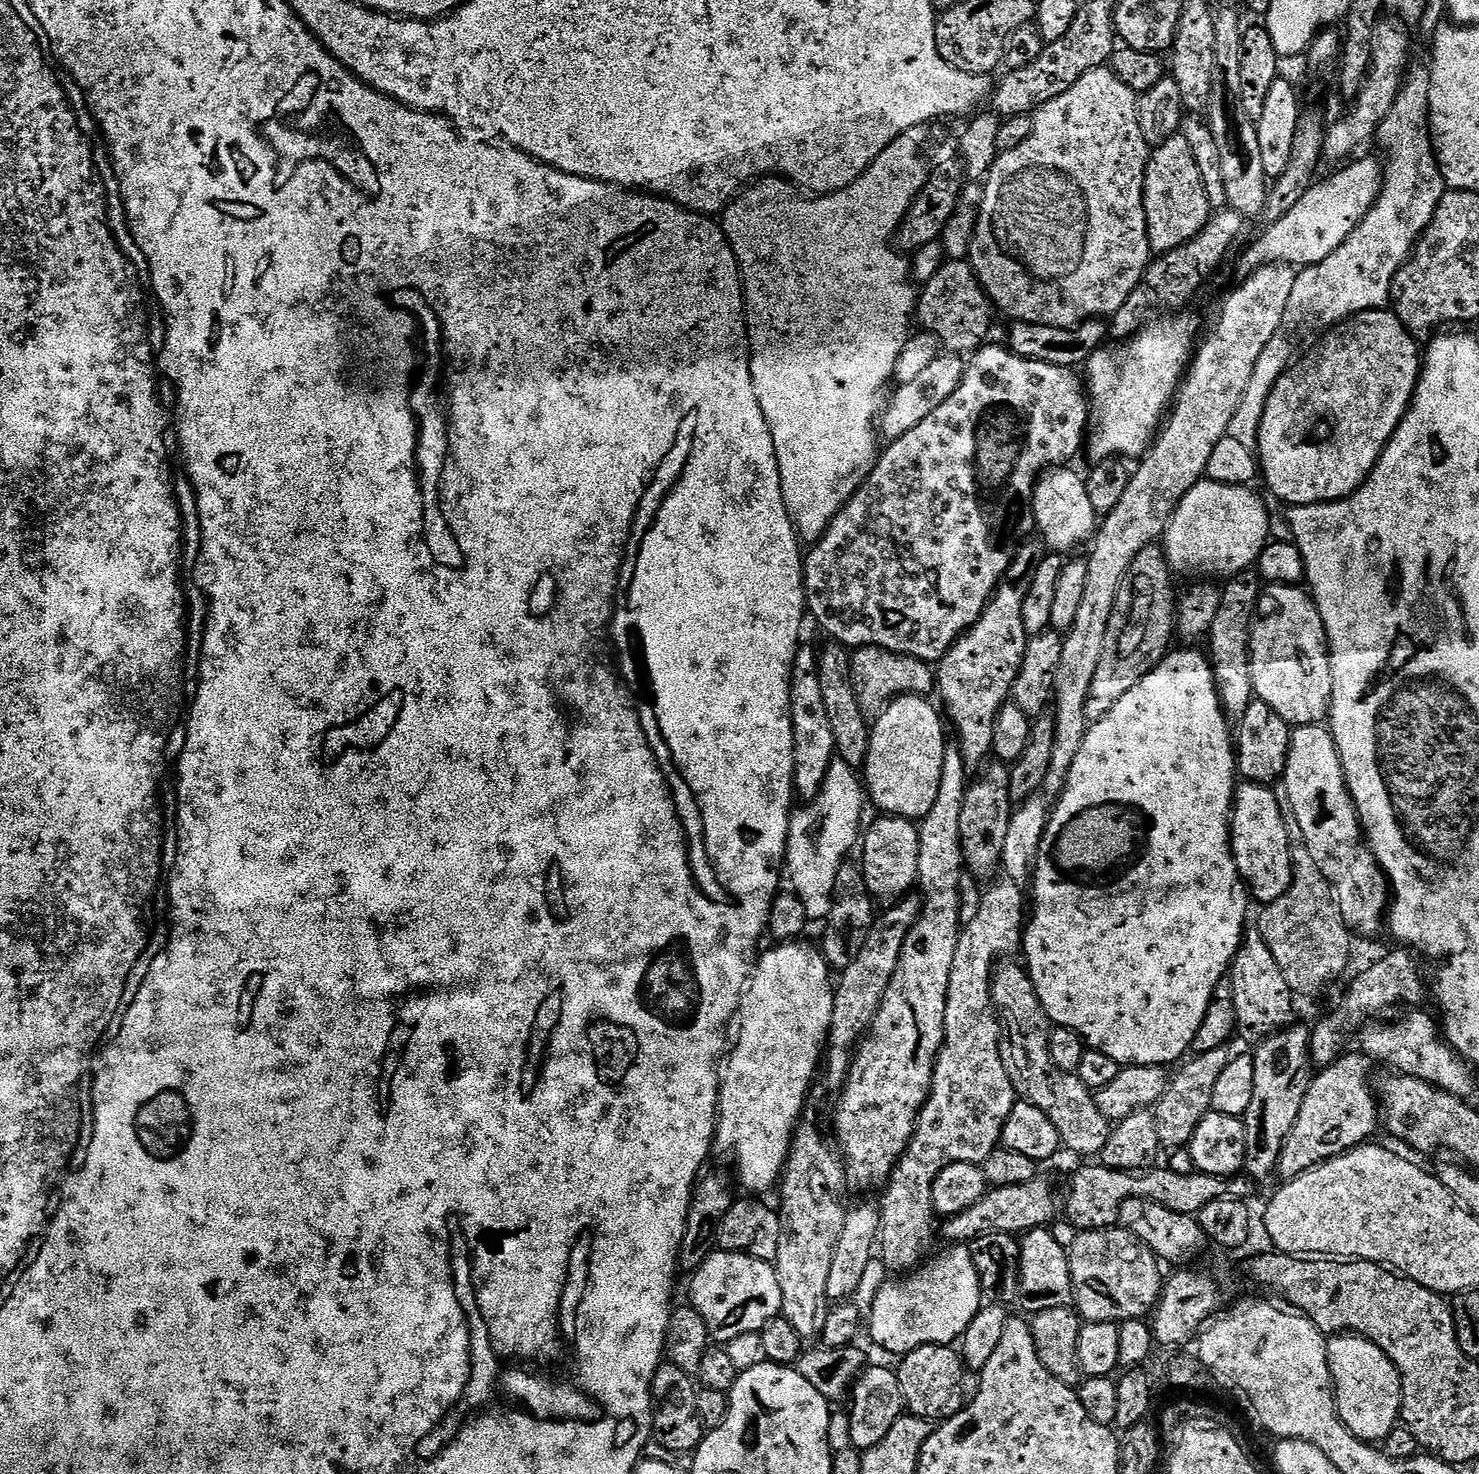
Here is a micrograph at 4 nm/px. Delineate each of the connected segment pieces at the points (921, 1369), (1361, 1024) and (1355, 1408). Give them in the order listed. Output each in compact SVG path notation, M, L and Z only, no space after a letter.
M927 1344L907 1353L898 1367L900 1385L907 1411L929 1422L943 1422L957 1416L966 1403L964 1372L966 1366L959 1351L946 1344Z
M1407 951L1392 952L1385 960L1380 960L1377 964L1372 964L1365 970L1364 976L1360 976L1356 980L1356 984L1352 985L1348 993L1344 996L1344 1001L1337 1006L1336 1012L1329 1014L1325 1020L1320 1020L1316 1024L1316 1028L1311 1029L1312 1033L1312 1063L1316 1066L1327 1066L1340 1059L1344 1048L1344 1036L1348 1036L1351 1032L1359 1033L1365 1026L1371 1025L1373 1022L1380 1022L1385 1019L1387 1012L1392 1012L1395 1008L1400 1008L1403 1004L1412 1004L1408 1006L1420 1006L1424 1000L1424 988L1420 984L1416 984L1420 980L1420 976L1416 972L1404 972L1408 968Z
M1340 1334L1328 1340L1328 1369L1332 1371L1340 1421L1359 1440L1384 1442L1400 1420L1400 1371L1392 1359L1365 1336Z

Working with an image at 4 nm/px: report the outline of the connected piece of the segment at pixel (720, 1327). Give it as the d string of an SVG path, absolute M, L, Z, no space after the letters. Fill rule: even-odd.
M717 1250L706 1258L706 1262L697 1272L691 1273L692 1300L691 1307L706 1322L709 1337L717 1345L726 1346L731 1340L742 1338L744 1334L761 1333L771 1320L781 1315L782 1290L778 1286L775 1267L769 1261L755 1260L741 1252Z

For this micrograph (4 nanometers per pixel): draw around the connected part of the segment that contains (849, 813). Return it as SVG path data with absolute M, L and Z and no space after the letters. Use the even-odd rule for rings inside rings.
M834 762L824 779L824 785L818 797L820 809L816 812L816 829L809 836L804 836L801 840L796 838L788 841L788 854L786 857L786 872L792 875L791 887L799 896L802 906L806 910L809 921L827 921L834 911L834 893L838 888L840 878L840 868L849 859L852 847L859 845L862 840L862 825L864 820L864 800L866 804L866 788L858 777L857 769L848 767L843 762Z

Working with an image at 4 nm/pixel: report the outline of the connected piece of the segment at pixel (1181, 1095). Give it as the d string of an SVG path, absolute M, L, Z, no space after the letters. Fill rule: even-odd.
M1239 1038L1227 1040L1218 1050L1201 1052L1193 1055L1187 1062L1179 1065L1180 1073L1173 1075L1168 1081L1168 1089L1162 1094L1160 1101L1154 1106L1156 1125L1158 1126L1158 1138L1165 1149L1180 1148L1191 1145L1194 1138L1194 1130L1198 1130L1198 1122L1206 1118L1212 1111L1212 1099L1214 1098L1214 1086L1222 1075L1222 1070L1234 1062L1234 1058L1245 1055L1250 1046Z

